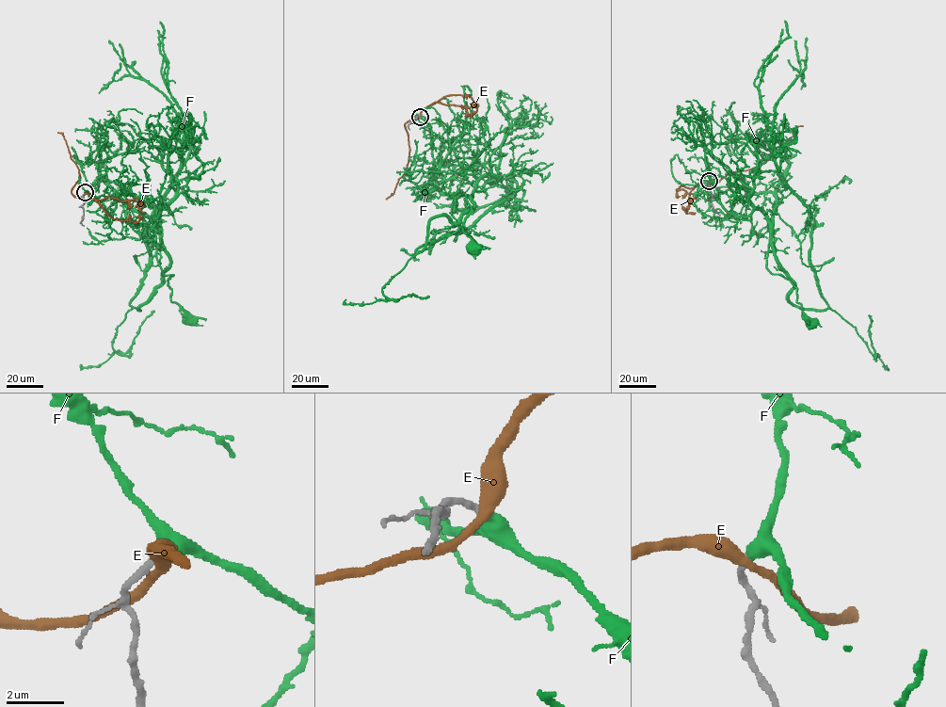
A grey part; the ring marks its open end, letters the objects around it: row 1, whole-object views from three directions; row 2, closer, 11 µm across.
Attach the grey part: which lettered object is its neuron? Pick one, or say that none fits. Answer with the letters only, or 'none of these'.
F

